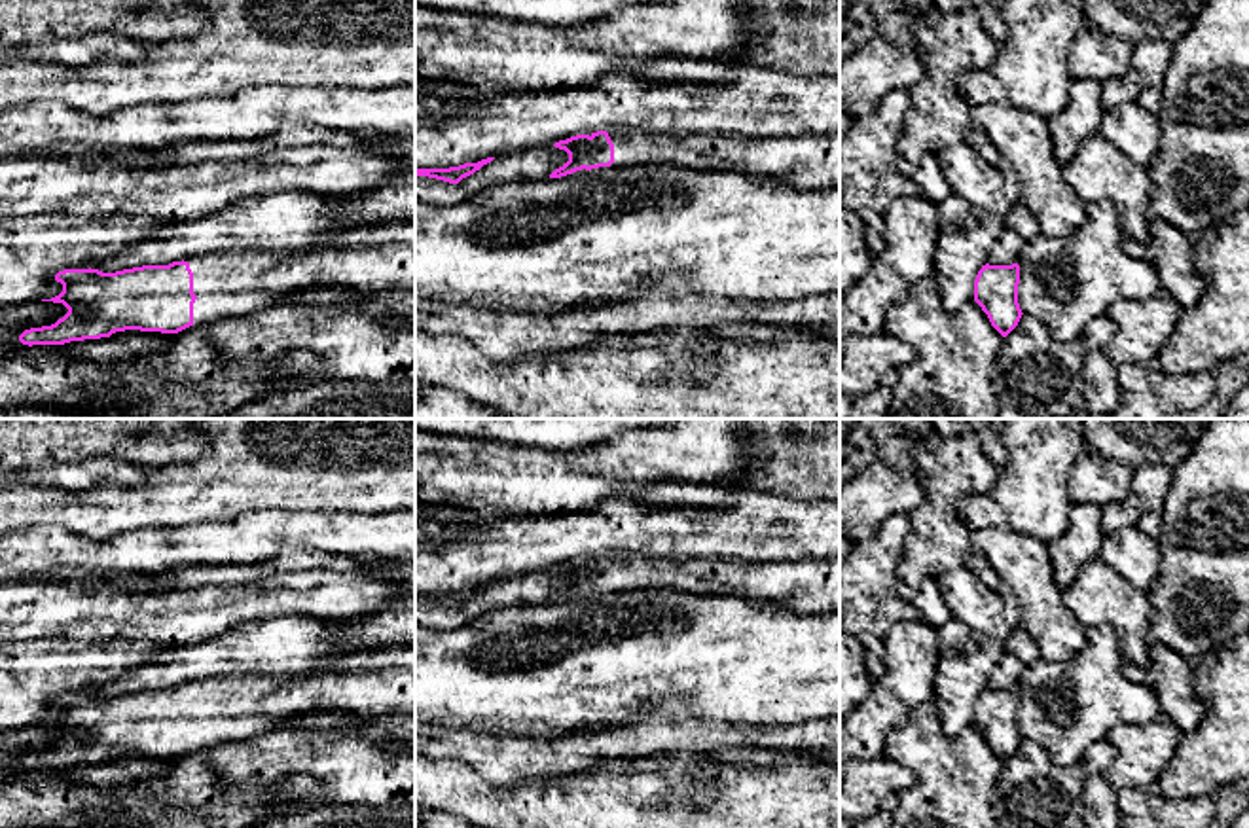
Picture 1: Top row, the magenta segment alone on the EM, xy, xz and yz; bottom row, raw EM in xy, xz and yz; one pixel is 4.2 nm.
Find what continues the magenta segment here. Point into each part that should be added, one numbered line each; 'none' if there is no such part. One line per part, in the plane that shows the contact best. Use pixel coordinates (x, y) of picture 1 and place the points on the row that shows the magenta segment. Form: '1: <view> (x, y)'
1: xy (370, 260)

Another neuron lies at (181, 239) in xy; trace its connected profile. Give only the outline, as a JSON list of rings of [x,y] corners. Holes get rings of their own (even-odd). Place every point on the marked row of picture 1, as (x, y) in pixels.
[[[299,189],[244,197],[207,218],[155,229],[133,250],[91,269],[169,265],[216,250],[311,250],[354,229],[341,214],[341,197]]]

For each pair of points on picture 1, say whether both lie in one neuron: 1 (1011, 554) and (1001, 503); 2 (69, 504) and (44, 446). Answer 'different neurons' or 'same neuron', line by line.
1: different neurons
2: different neurons

